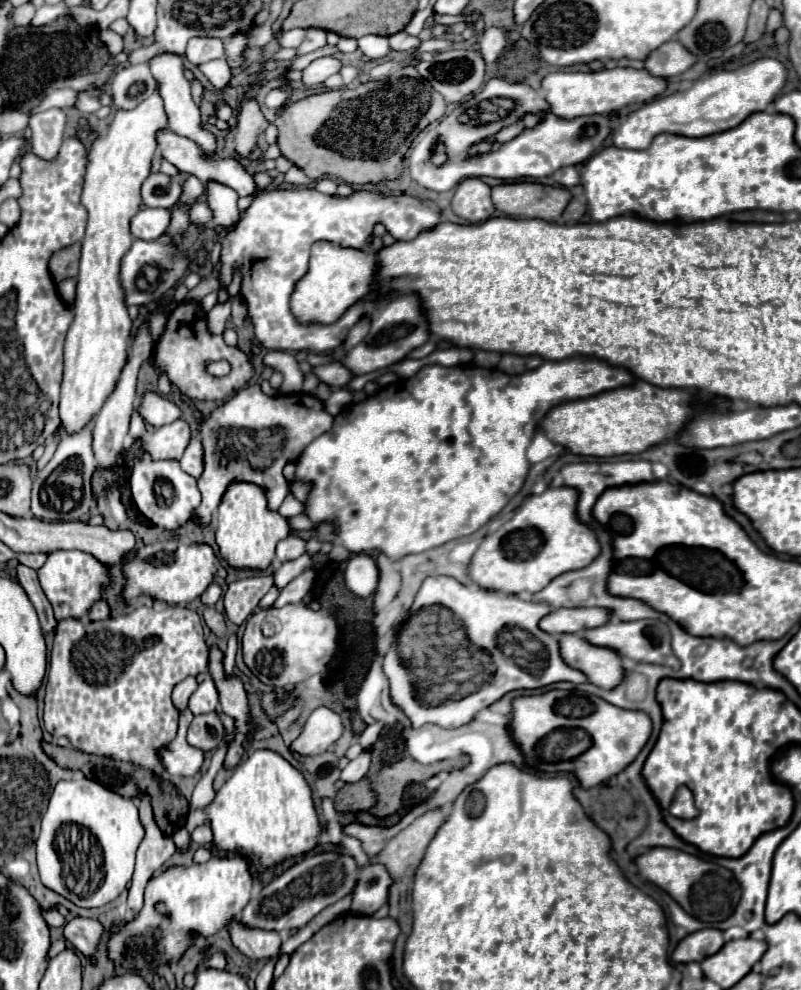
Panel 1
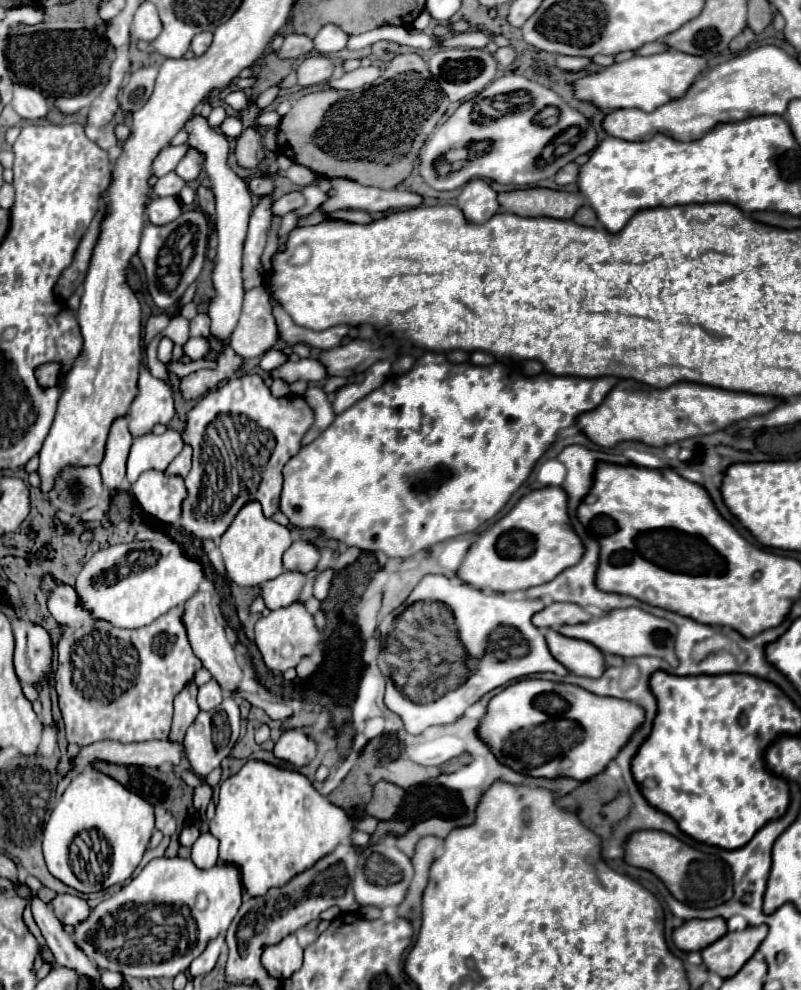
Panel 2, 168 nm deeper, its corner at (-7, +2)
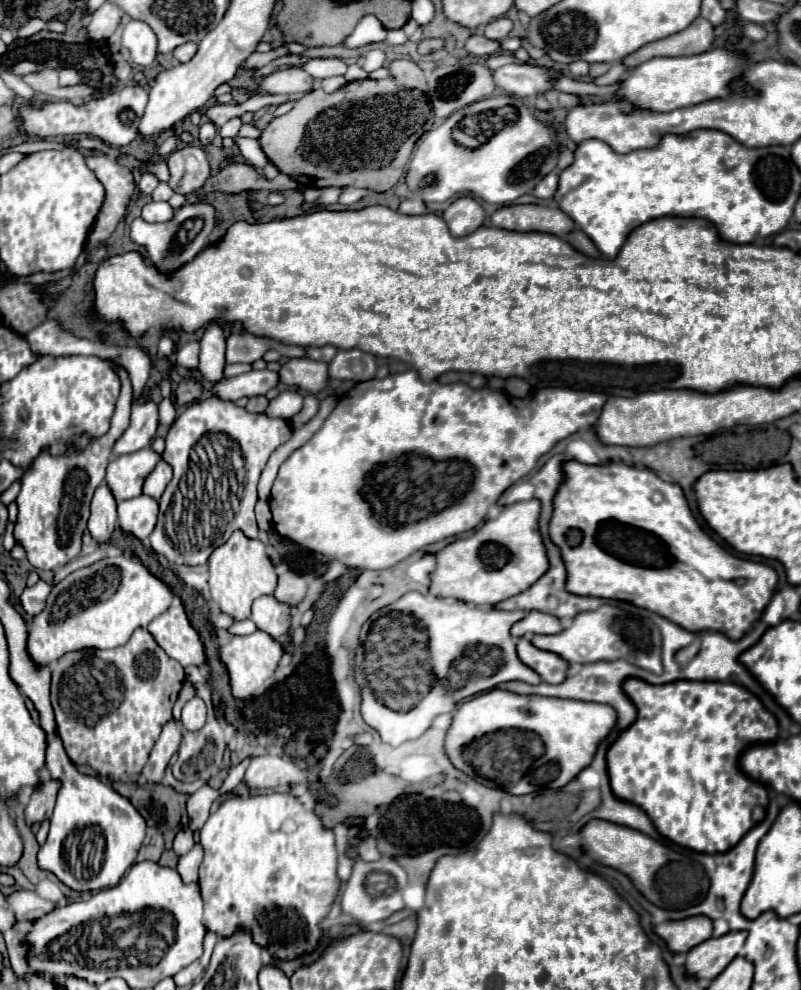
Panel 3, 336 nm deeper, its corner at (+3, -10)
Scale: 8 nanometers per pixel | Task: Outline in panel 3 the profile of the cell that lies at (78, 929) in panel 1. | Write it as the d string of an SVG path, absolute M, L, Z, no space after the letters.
M17 891L7 897L7 903L15 911L17 921L39 919L39 915L47 915L51 907L57 907L53 901L39 897L35 891Z

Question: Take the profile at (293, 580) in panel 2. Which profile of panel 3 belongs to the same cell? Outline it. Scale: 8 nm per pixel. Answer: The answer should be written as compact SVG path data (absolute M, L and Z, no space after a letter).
M263 595L263 597L255 599L251 619L255 621L257 629L279 639L291 627L289 609L291 607L287 607L287 603L279 603L273 595Z

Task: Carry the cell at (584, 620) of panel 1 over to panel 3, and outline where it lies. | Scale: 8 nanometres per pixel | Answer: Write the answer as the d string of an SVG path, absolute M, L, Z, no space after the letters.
M531 611L527 613L525 619L517 621L511 629L511 635L515 639L525 637L525 635L553 635L555 631L563 631L563 623L561 619L557 619L555 615L547 615L541 611Z

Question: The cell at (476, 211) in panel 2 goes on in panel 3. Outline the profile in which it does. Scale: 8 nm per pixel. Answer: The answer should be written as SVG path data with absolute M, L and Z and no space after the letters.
M459 197L447 207L443 219L449 225L451 235L465 237L483 225L485 209L473 197Z

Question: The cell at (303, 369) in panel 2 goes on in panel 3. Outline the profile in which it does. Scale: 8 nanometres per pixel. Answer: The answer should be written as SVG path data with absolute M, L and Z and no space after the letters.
M263 369L263 371L249 371L237 377L225 377L221 383L215 385L213 393L221 399L237 401L241 397L255 397L265 395L269 389L279 385L279 375L275 371Z

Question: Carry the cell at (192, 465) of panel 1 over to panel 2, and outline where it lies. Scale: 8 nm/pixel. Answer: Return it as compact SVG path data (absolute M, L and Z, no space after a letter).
M183 447L183 451L169 463L165 473L185 477L189 473L189 467L191 467L191 447Z

